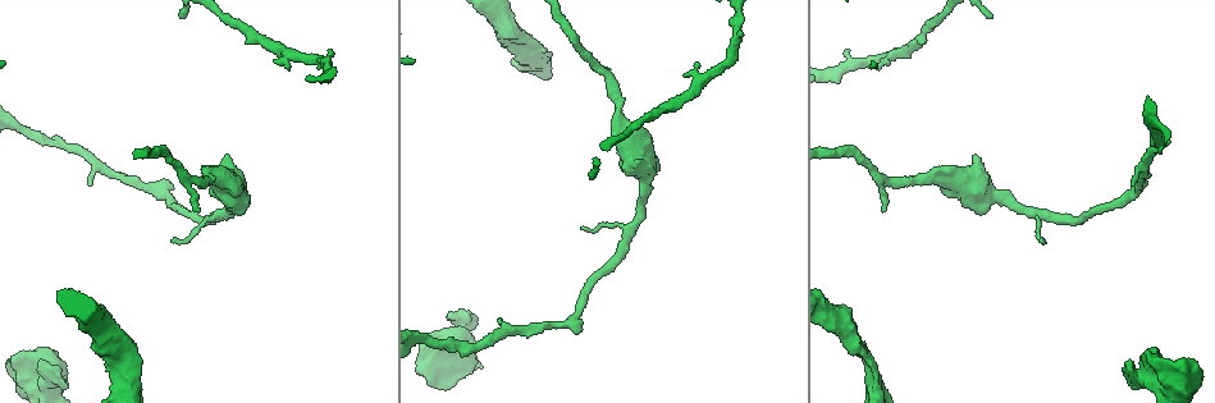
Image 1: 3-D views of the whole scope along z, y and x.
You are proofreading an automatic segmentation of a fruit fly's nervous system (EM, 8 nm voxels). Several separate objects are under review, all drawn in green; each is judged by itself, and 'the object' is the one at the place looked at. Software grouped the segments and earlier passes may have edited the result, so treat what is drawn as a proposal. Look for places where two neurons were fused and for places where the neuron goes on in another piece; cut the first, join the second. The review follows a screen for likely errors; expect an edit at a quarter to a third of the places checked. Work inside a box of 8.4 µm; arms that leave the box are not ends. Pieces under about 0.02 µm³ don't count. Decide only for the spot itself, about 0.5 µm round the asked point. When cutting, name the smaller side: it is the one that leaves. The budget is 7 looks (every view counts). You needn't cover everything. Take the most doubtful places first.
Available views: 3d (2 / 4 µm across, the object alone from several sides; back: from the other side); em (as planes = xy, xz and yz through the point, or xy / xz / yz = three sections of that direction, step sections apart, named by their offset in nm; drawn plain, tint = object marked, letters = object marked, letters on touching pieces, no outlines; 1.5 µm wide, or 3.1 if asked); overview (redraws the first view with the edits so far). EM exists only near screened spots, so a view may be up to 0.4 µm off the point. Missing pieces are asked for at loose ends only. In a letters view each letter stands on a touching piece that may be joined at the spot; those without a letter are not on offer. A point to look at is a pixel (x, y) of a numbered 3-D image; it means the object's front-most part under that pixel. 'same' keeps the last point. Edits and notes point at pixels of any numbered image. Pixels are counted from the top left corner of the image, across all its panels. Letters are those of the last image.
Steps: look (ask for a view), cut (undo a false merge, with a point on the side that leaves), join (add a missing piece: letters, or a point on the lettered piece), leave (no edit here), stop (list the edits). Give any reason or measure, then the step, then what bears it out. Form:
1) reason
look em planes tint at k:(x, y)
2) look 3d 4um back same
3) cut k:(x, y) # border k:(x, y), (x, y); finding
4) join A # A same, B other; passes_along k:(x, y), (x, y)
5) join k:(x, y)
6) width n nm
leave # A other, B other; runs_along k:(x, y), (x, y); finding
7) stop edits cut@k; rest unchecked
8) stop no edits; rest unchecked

an open end
look 3d 4um at 1:(430, 334)

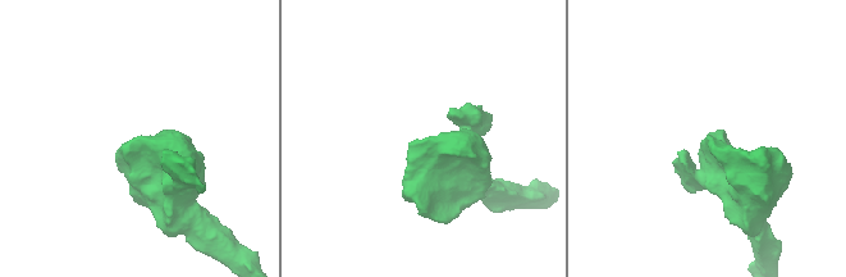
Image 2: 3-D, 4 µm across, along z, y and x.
need the tissue
look em xy step 4 tint at 2:(422, 142)

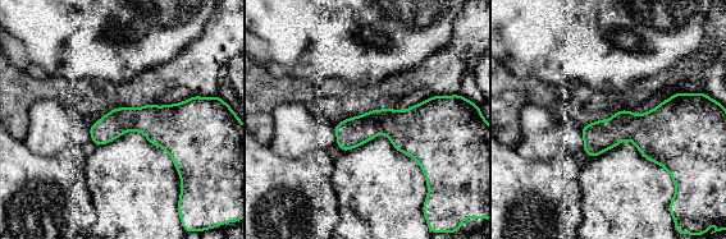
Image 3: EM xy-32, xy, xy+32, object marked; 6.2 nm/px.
cut it another way
look em planes letters same

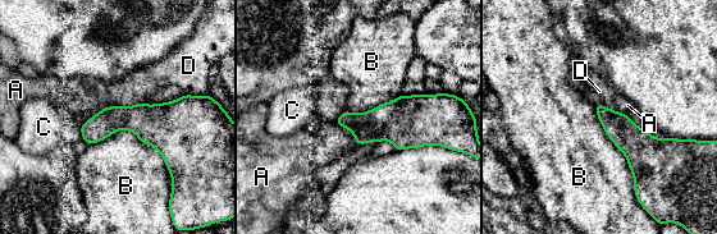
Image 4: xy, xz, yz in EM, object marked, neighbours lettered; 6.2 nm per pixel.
leave # A other, B other, C other, D other; border 4:(87, 145), (129, 129), (170, 175); none of them fits

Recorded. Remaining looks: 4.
an open end
look 3d 2um at 1:(198, 210)

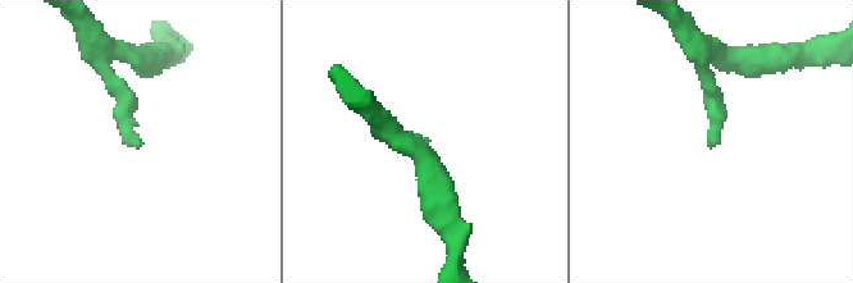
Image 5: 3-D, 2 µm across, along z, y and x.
look em xz step 4 tint at 5:(424, 137)

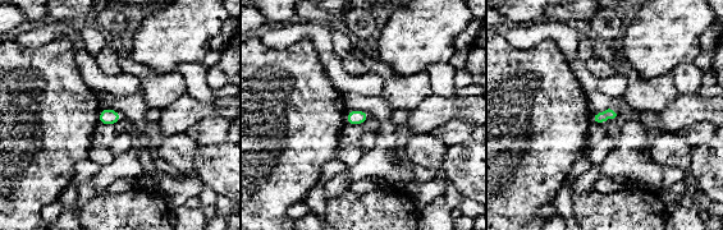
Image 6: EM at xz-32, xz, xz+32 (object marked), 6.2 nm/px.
another direction
look em planes letters same

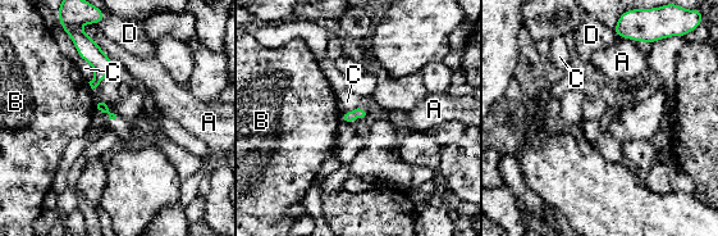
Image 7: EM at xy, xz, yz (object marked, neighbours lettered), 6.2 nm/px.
leave # A other, B other, C other, D other; no lettered piece goes on from it

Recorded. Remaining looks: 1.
stop no edits; rest unchecked

